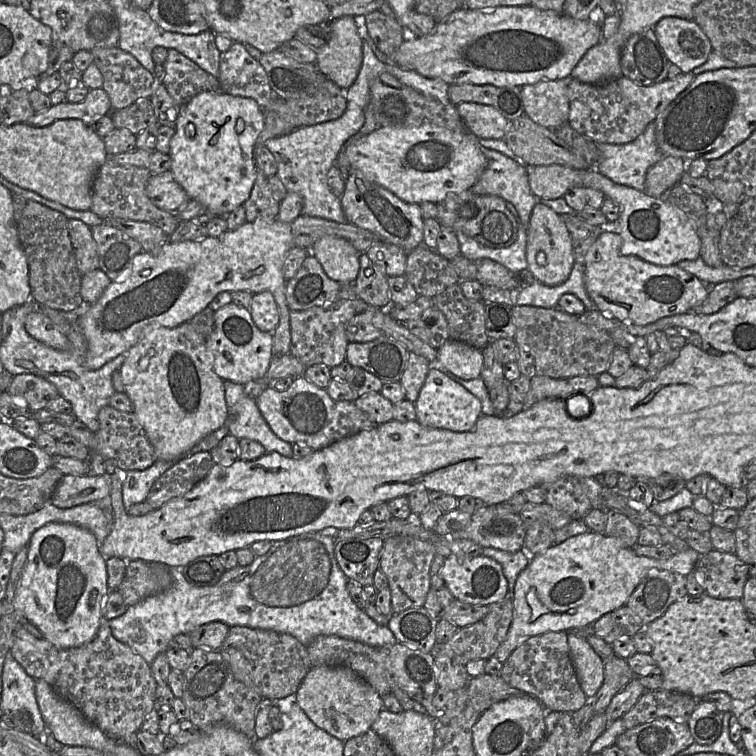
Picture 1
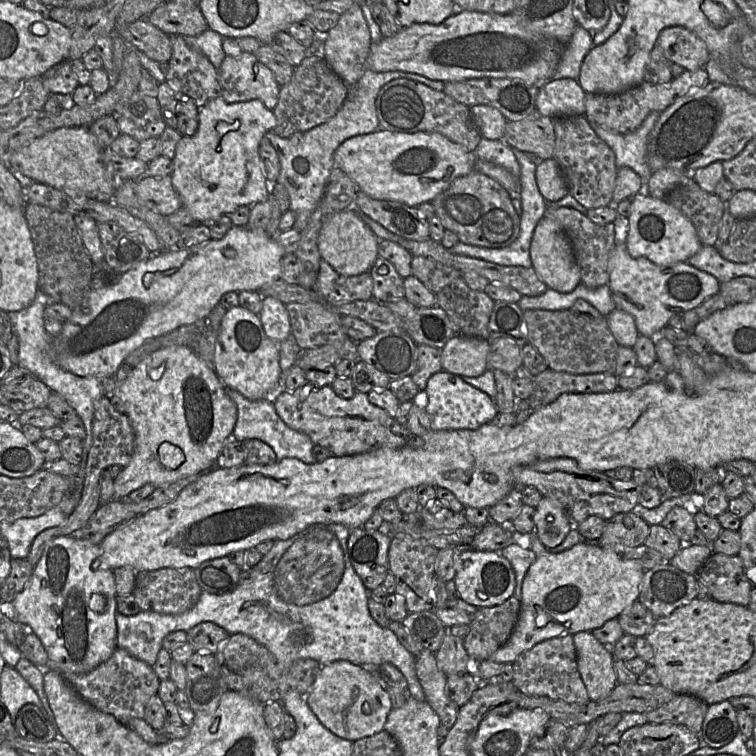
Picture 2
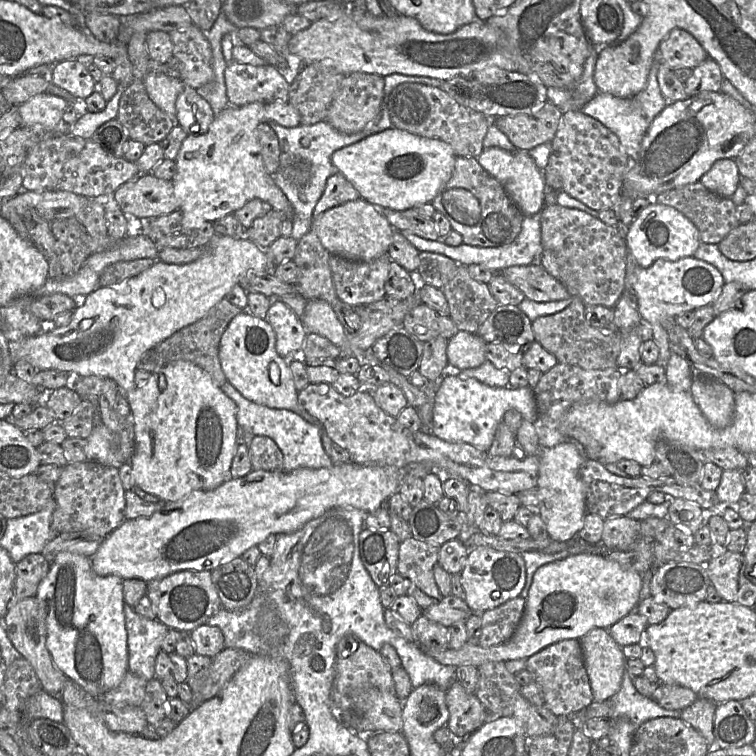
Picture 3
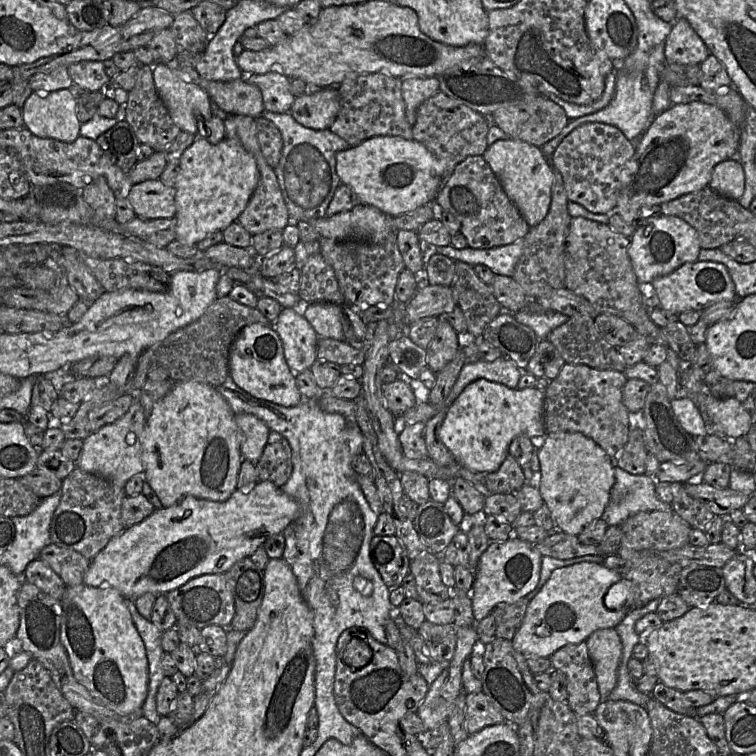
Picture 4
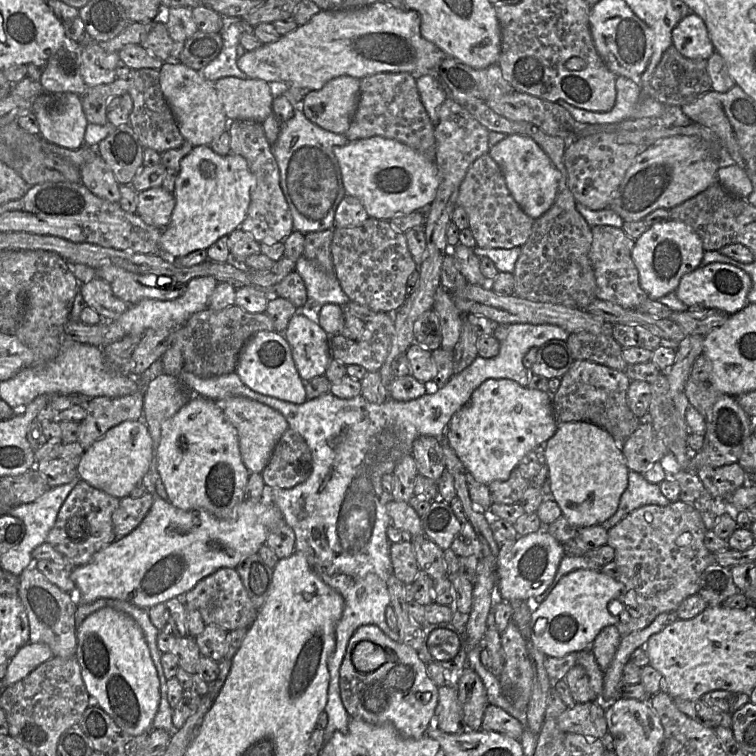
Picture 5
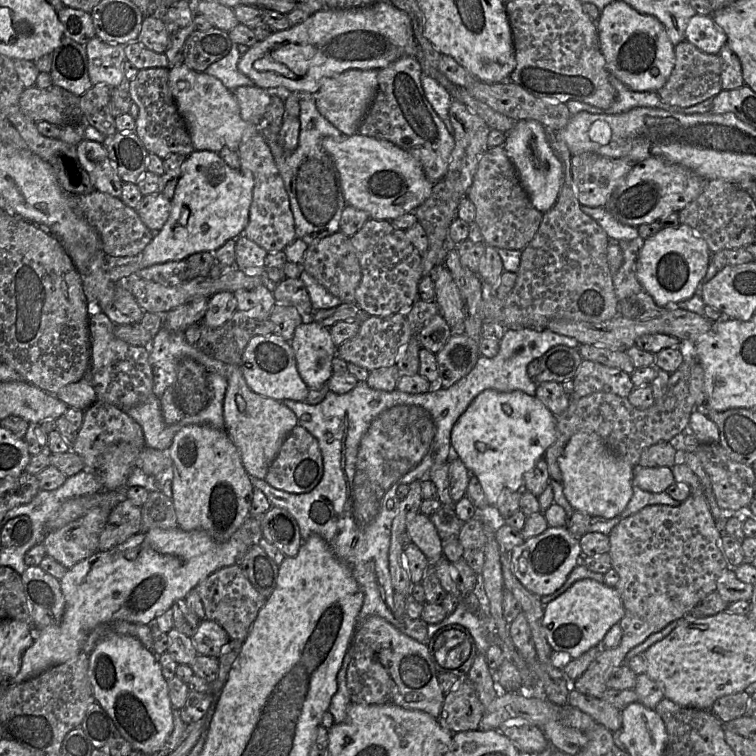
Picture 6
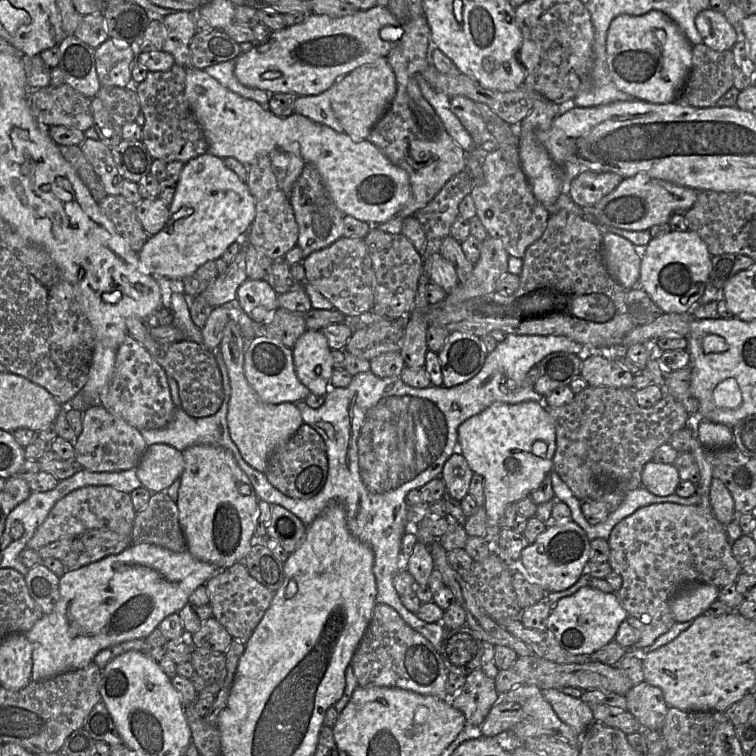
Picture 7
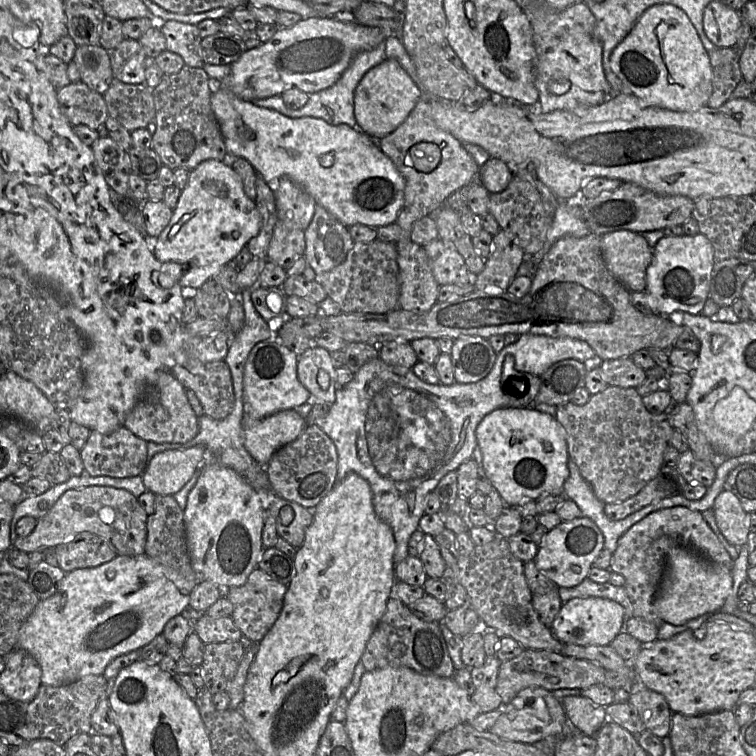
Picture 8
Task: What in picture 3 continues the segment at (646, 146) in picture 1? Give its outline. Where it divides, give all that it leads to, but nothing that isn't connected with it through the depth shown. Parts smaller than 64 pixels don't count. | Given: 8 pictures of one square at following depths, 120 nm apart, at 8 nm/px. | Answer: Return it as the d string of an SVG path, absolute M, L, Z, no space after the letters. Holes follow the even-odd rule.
M657 57L651 67L646 86L637 95L619 98L607 93L597 93L593 99L581 109L582 113L598 120L613 132L619 138L629 159L633 161L636 161L639 156L642 140L653 120L668 105L667 100L661 93L657 80L659 65L660 59Z

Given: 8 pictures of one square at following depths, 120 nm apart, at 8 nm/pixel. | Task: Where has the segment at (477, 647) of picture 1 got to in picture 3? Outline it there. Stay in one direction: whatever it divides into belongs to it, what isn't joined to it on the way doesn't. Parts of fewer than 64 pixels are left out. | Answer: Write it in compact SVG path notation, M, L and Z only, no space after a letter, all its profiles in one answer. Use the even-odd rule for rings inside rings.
M520 595L481 613L481 634L477 645L491 647L508 641L516 631L525 610L526 599Z

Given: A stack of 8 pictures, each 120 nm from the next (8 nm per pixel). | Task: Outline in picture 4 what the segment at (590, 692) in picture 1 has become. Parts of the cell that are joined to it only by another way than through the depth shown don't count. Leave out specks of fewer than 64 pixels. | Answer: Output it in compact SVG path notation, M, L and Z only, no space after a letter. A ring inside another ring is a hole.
M615 628L598 629L585 641L593 663L601 700L608 700L618 680L622 641Z

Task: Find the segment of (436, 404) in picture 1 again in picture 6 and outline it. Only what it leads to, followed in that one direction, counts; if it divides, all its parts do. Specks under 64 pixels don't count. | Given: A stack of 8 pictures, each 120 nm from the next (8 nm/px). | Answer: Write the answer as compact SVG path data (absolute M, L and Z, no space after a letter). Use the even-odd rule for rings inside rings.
M520 390L479 393L452 427L450 440L469 472L476 476L488 504L495 506L503 490L524 488L524 474L543 457L556 438L556 417L535 396Z

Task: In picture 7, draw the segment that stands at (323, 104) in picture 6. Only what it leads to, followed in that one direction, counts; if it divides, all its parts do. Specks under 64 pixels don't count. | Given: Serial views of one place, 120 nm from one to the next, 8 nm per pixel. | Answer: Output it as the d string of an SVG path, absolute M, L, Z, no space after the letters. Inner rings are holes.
M386 57L360 66L336 81L336 90L332 96L331 106L344 133L355 141L366 139L373 126L388 110L396 90L395 74Z

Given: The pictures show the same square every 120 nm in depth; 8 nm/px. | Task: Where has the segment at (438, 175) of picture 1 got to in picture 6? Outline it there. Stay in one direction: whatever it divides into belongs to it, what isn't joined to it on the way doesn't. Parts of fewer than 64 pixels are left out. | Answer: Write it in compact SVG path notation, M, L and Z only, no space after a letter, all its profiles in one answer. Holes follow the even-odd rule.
M356 133L338 138L324 137L322 147L333 159L347 205L365 211L372 219L391 221L405 213L414 212L431 194L434 184L426 178L419 162L389 141Z

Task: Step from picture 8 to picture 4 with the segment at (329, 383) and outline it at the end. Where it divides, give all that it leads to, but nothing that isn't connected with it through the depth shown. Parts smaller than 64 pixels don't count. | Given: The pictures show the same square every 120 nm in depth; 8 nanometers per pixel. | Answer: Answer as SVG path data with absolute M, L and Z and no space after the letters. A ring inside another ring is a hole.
M283 308L274 331L281 339L285 361L294 377L310 369L317 360L319 336L309 322L292 308Z

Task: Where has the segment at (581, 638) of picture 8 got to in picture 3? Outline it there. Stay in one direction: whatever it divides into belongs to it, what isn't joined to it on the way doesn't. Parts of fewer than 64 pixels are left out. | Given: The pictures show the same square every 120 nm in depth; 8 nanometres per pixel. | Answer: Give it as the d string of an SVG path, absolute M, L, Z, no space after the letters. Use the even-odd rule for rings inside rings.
M579 553L539 567L532 579L523 617L513 636L506 642L482 647L467 643L460 649L420 649L444 665L479 667L486 662L527 659L543 648L565 640L580 640L593 628L609 629L636 610L640 602L642 574L624 570L616 561L600 554Z

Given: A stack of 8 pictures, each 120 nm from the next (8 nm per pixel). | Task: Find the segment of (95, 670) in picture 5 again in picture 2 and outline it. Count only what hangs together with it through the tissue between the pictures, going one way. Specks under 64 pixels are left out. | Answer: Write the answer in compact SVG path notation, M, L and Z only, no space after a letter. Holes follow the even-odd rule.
M60 536L52 539L44 548L44 551L38 563L34 566L34 571L27 582L24 589L14 598L11 602L15 612L15 619L24 625L26 628L31 629L41 640L44 648L51 661L57 663L58 671L60 673L87 673L101 663L105 662L113 654L117 648L117 627L116 627L116 589L115 578L113 570L100 567L101 548L100 545L92 544L86 540L76 539L72 536Z

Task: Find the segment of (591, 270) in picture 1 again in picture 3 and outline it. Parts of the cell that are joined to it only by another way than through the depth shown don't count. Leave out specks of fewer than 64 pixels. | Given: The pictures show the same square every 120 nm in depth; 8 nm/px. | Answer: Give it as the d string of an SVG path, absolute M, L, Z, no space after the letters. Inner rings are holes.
M693 256L684 257L677 261L657 259L648 268L639 266L635 275L633 295L635 295L638 312L641 318L651 326L652 339L659 348L657 364L665 368L671 355L668 334L661 325L662 320L712 305L724 284L722 274L715 266Z

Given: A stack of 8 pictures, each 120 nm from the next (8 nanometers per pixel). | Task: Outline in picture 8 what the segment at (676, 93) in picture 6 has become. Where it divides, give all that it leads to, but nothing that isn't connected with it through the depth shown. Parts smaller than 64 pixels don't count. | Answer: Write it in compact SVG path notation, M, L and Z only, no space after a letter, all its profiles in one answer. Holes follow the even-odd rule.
M736 46L709 52L713 92L707 103L708 107L718 108L731 99L736 86L742 81L739 57L740 52Z

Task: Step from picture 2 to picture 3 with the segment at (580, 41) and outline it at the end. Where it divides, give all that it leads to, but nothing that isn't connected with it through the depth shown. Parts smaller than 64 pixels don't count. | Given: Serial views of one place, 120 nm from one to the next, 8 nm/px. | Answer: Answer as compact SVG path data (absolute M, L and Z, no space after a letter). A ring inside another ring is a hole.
M594 47L584 64L581 78L572 89L548 87L547 101L554 104L562 113L579 111L598 93L594 82L594 69L598 48Z

